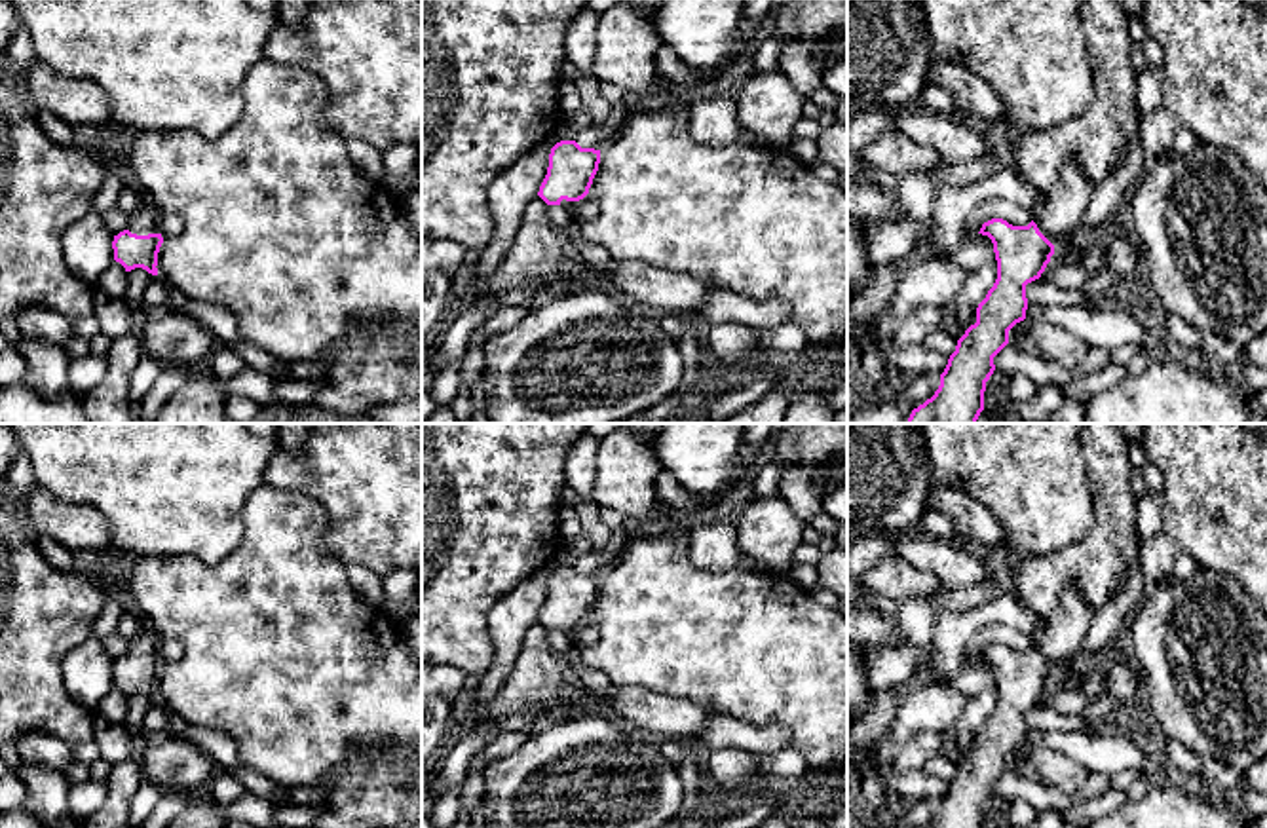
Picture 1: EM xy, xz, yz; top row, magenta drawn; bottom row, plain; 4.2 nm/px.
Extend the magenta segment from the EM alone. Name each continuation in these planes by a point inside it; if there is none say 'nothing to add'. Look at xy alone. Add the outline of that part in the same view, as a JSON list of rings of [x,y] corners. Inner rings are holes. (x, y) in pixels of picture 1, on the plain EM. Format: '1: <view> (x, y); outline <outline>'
1: xy (143, 646); outline [[[146,629],[131,638],[127,655],[137,661],[160,659],[158,644],[160,634],[154,629]]]

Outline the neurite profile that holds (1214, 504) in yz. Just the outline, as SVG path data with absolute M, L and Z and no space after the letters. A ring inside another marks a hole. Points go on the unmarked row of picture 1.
M1144 423L1142 446L1164 479L1163 532L1201 568L1235 577L1267 613L1267 423Z

